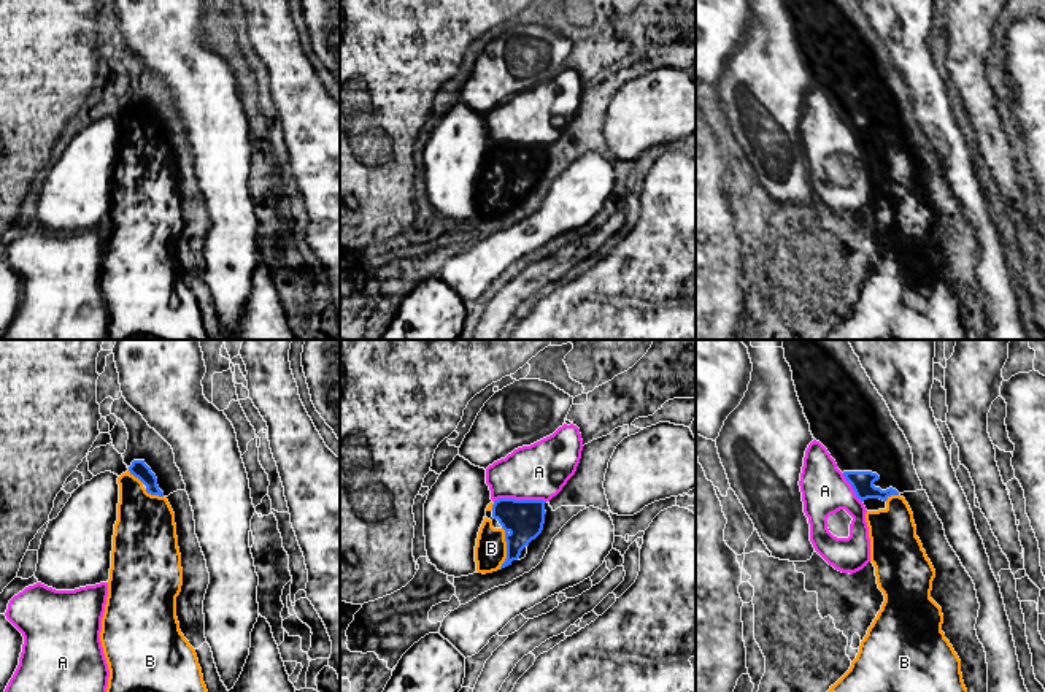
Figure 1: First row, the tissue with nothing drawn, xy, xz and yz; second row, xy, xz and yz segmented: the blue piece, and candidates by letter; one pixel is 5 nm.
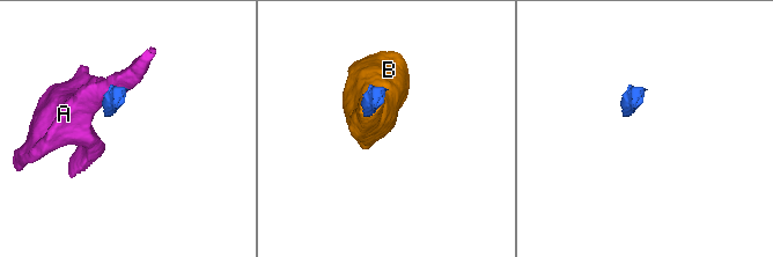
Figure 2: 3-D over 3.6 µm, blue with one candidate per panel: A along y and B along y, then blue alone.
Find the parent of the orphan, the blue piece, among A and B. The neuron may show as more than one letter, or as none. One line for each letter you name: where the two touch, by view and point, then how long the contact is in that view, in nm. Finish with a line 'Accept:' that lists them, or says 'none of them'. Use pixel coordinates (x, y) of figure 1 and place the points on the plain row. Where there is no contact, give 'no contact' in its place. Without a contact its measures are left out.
B: contact xz (507, 192); length 220 nm
Accept: B

